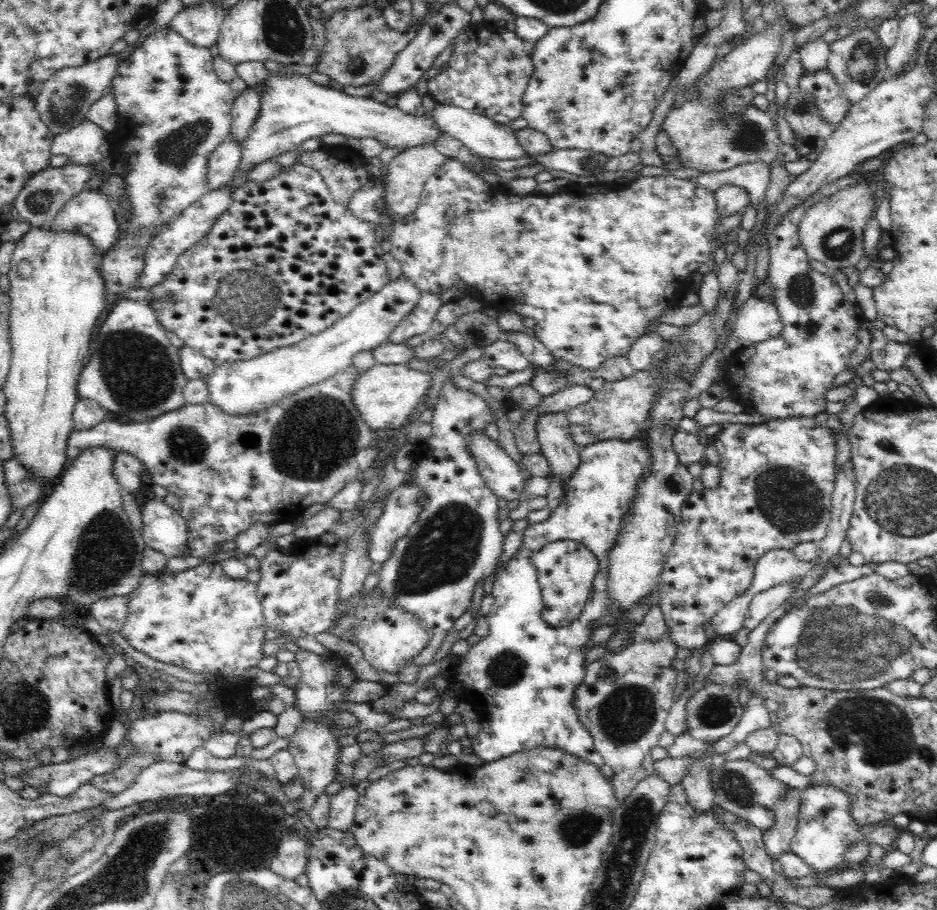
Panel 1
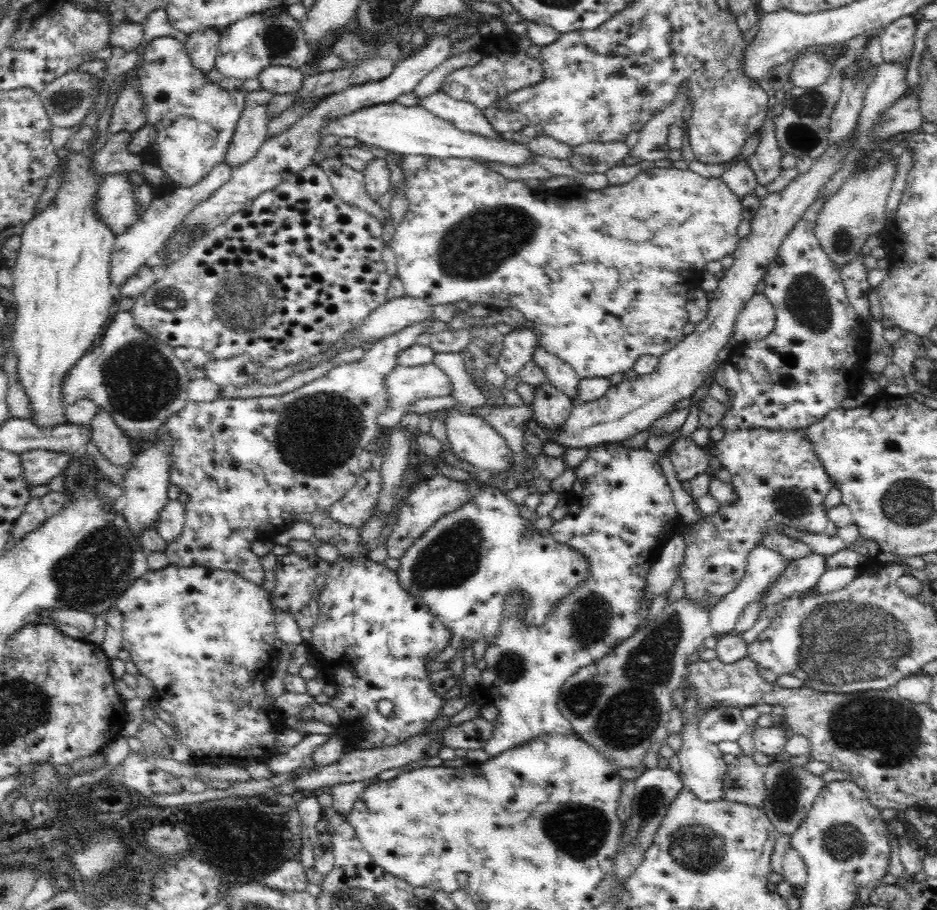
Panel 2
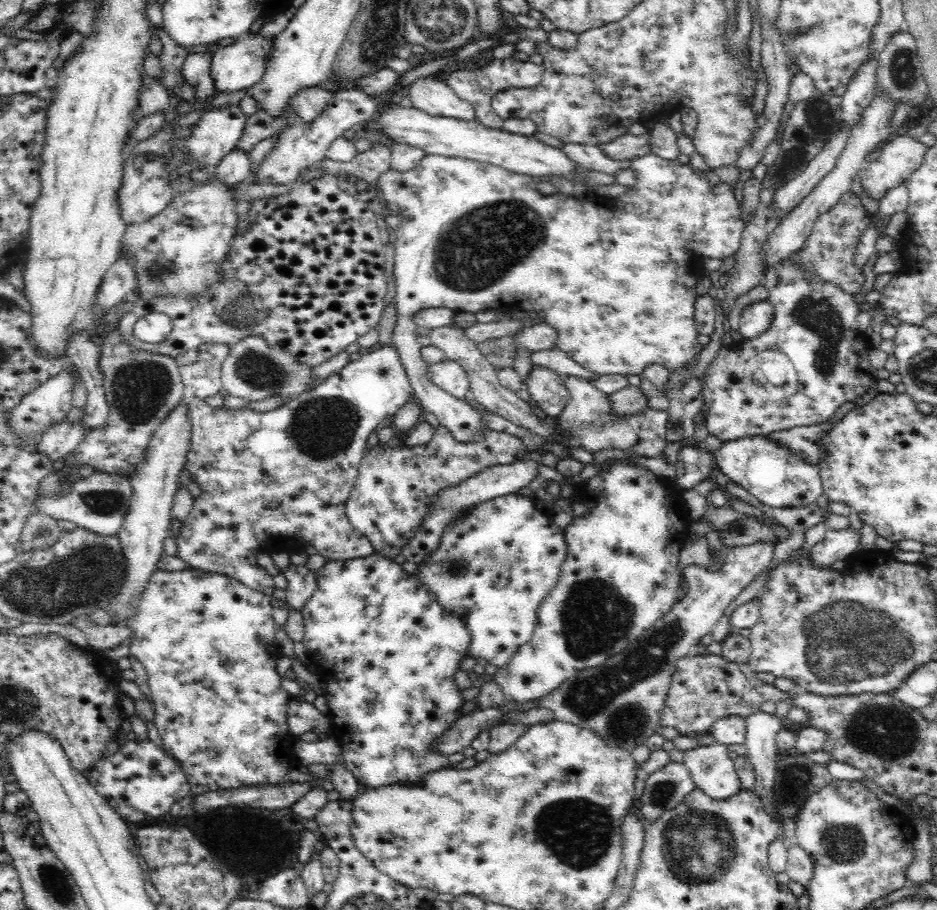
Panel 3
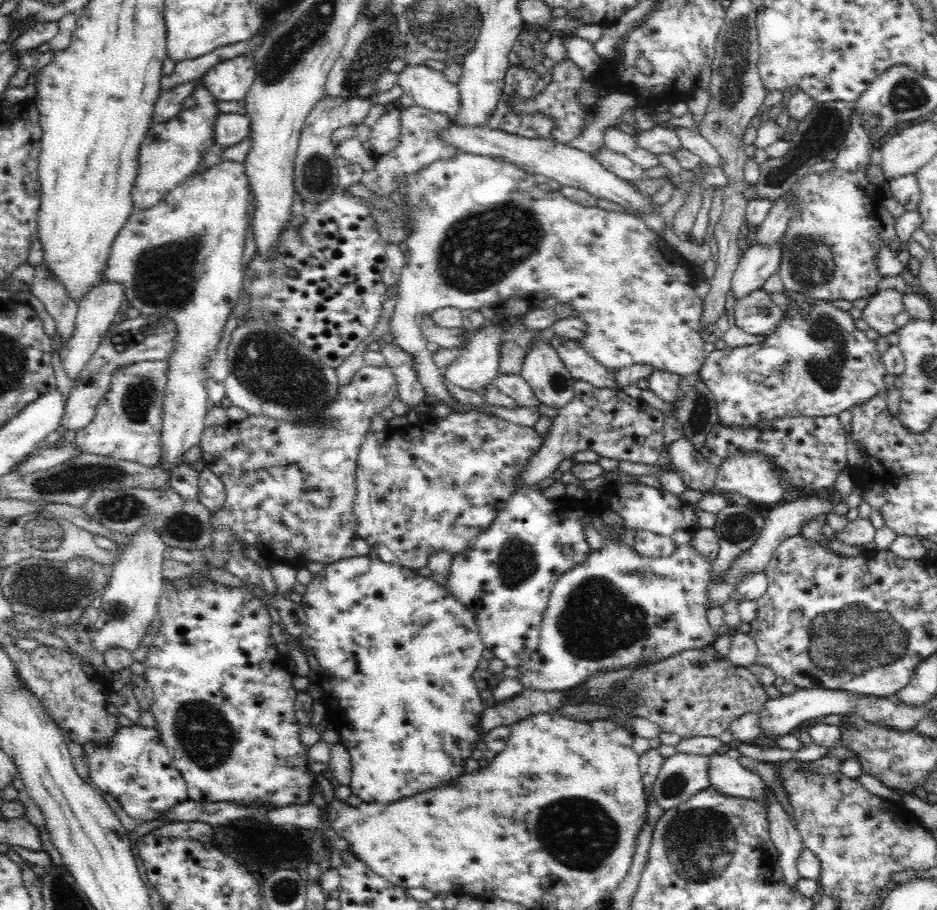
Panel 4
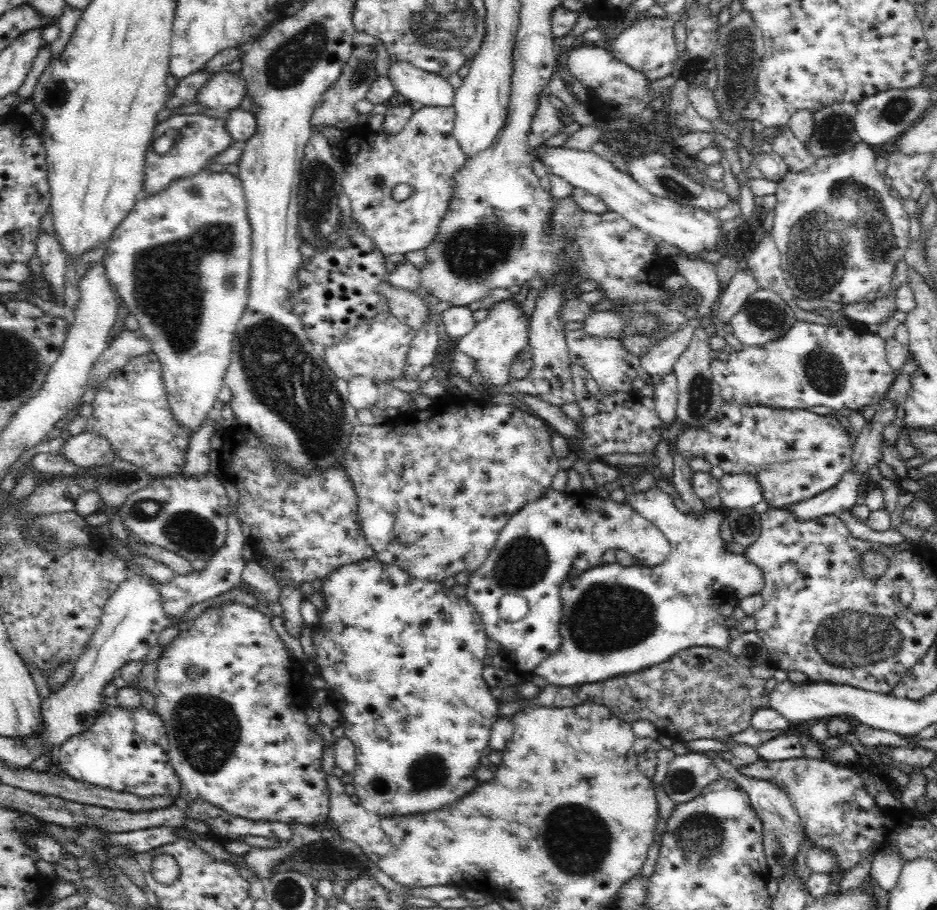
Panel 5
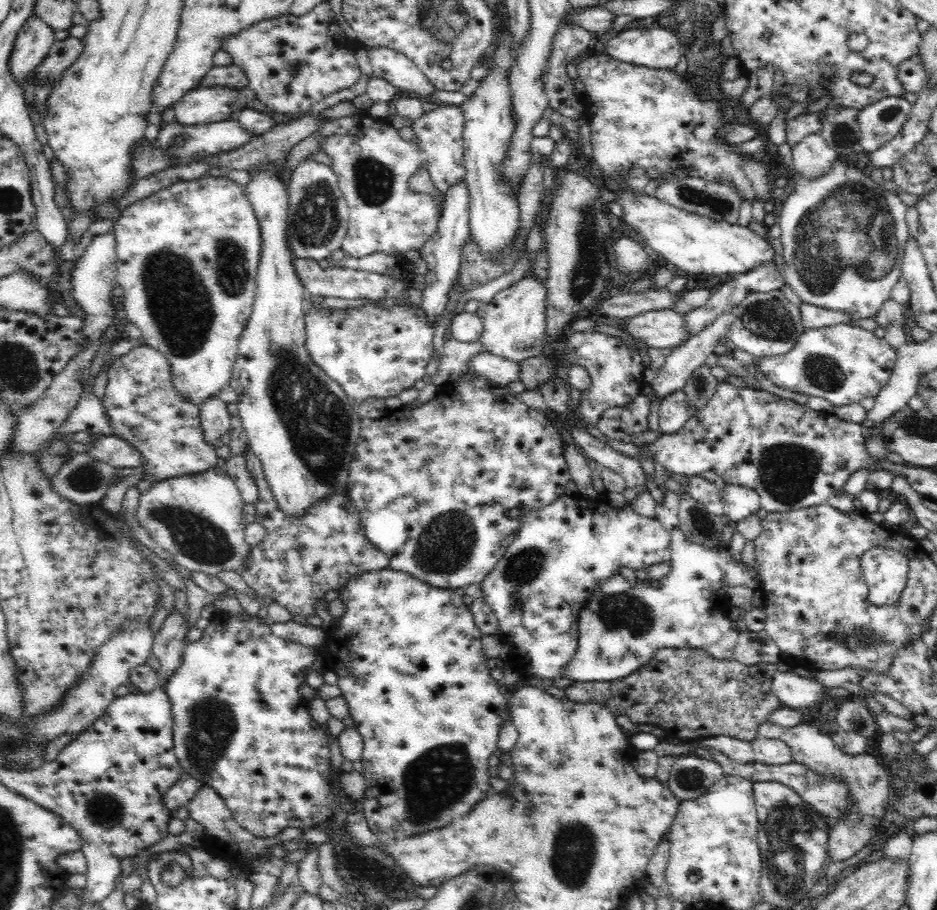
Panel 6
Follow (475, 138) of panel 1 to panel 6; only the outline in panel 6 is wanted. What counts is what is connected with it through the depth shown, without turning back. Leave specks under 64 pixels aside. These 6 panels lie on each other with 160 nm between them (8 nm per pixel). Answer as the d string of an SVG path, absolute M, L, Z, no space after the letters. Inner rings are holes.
M389 48L367 49L368 67L373 77L382 78L398 91L406 91L433 100L437 90L406 55Z

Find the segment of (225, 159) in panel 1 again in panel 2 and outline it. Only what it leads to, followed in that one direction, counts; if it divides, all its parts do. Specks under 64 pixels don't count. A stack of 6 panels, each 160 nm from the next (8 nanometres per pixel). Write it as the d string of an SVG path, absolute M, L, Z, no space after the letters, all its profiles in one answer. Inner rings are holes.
M225 161L214 166L210 172L198 182L197 185L190 188L169 189L166 194L160 198L153 198L147 212L141 216L141 219L133 226L130 226L126 232L115 237L114 250L111 256L110 278L113 286L122 284L130 272L136 272L140 266L146 264L146 259L162 250L164 244L178 230L184 218L191 212L192 208L206 200L213 192L216 192L220 186L230 180L233 168Z

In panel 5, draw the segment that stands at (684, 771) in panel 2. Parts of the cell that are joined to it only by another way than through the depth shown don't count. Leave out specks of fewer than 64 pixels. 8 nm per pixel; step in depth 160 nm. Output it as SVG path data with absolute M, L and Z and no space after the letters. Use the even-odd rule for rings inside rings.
M716 756L716 760L711 759L711 761L718 769L719 778L736 783L748 795L751 805L763 822L763 849L769 866L769 876L770 878L780 878L784 874L784 868L792 866L792 860L796 858L796 852L800 846L800 840L805 837L804 825L800 823L800 817L794 811L785 789L766 780L756 780L742 774L738 767L726 762L720 756Z

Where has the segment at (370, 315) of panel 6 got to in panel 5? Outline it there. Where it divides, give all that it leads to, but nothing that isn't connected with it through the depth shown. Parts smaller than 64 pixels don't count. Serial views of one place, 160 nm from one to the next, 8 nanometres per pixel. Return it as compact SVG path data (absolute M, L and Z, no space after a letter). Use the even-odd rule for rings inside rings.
M382 311L367 323L350 329L333 347L320 349L321 354L338 378L350 380L356 374L370 378L372 382L396 380L404 374L406 354L416 331L402 324L391 311Z

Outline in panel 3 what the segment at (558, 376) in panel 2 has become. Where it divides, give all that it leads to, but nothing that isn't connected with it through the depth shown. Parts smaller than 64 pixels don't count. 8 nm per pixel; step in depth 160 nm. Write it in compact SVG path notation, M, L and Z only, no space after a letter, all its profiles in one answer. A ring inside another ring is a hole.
M579 376L562 377L564 386L568 389L568 402L560 416L557 416L557 426L565 430L571 438L565 446L577 446L588 452L594 453L604 448L618 448L626 450L630 454L641 457L654 458L664 453L664 448L669 443L666 439L668 430L669 414L664 410L648 409L635 417L627 419L612 419L610 412L610 401L608 396L594 387L591 381Z

